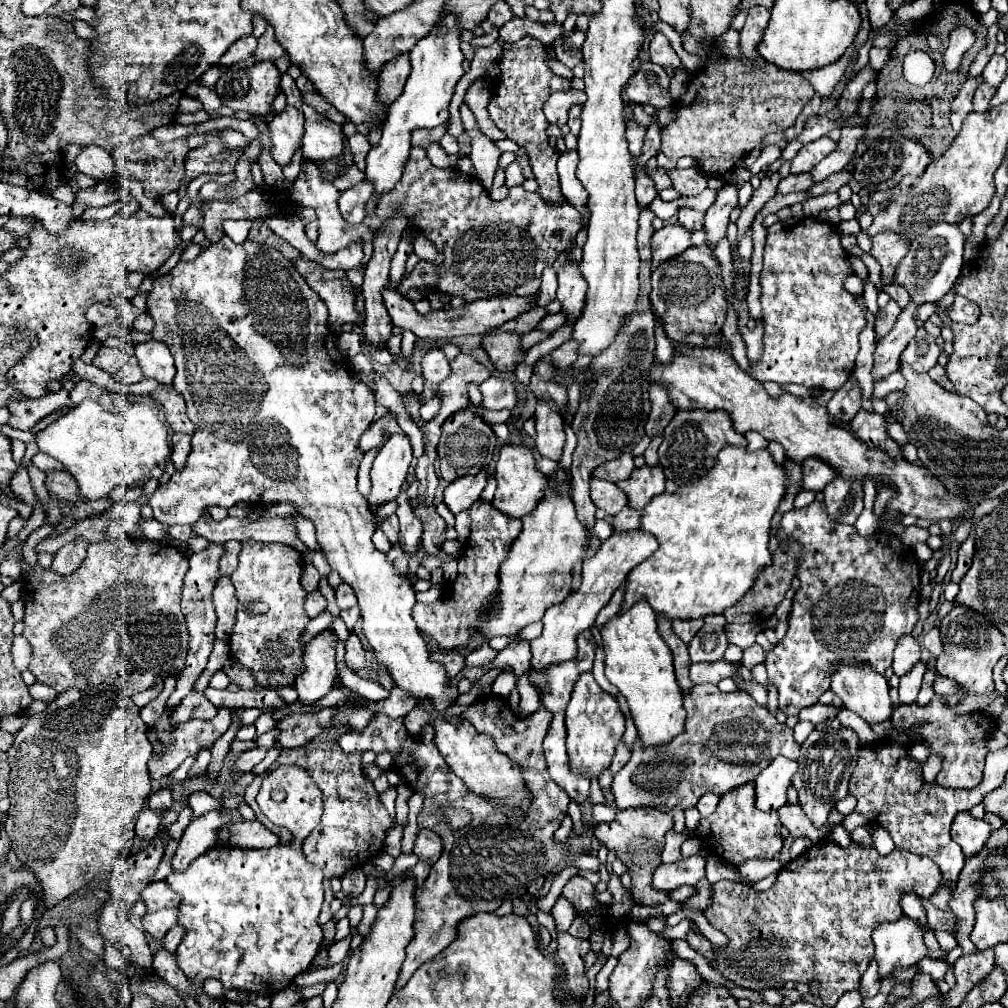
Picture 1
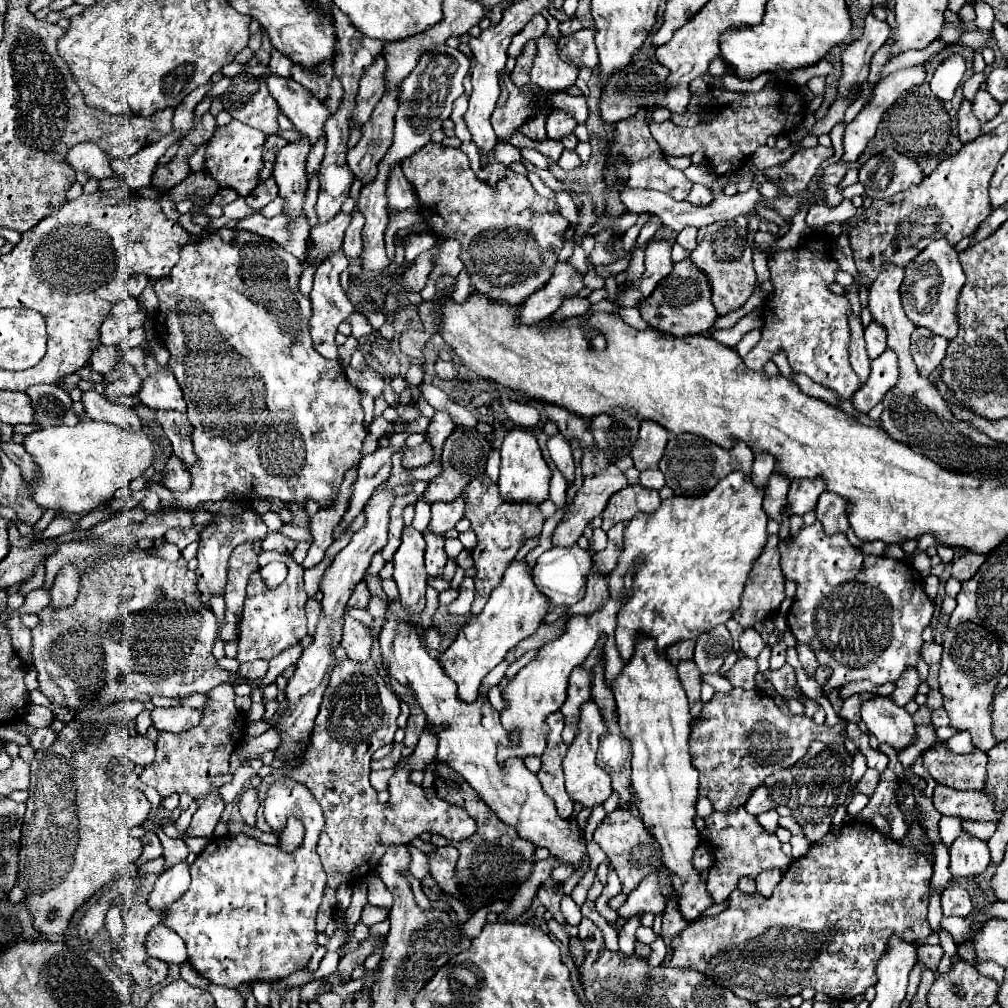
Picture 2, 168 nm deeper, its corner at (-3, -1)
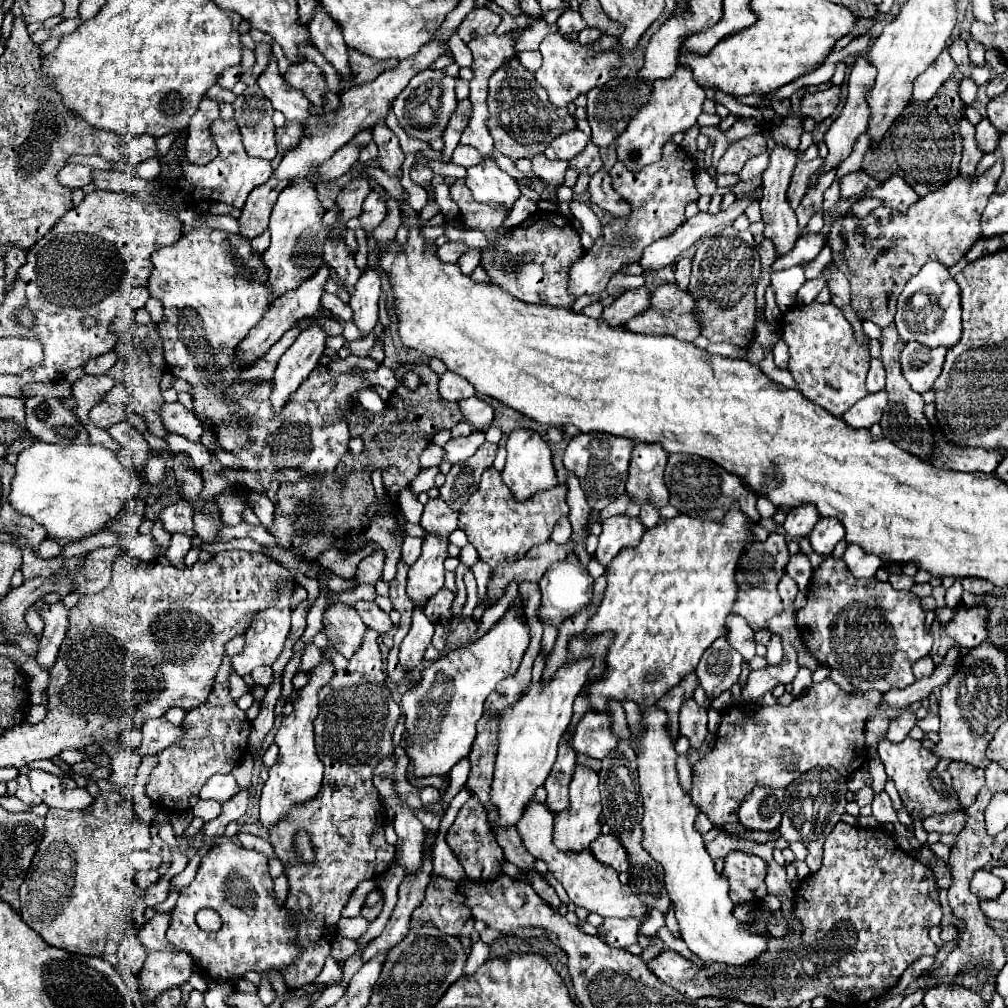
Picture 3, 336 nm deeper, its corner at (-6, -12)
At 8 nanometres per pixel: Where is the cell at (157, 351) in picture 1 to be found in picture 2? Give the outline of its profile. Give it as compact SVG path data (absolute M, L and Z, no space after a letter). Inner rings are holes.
M164 366L160 372L150 374L150 378L142 382L142 390L138 396L144 406L154 408L154 410L186 412L186 406L188 406L184 402L182 390L168 366Z

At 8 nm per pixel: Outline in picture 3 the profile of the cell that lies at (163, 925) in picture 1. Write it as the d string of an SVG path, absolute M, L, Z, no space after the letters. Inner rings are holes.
M149 951L147 961L139 973L139 985L147 999L153 1001L163 989L183 985L193 973L193 961L183 951Z

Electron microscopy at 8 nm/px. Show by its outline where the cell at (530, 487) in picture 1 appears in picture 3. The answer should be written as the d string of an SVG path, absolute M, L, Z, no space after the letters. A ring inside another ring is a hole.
M515 429L509 435L505 449L507 449L507 463L505 463L501 477L517 501L525 501L525 499L533 497L535 493L553 489L557 485L549 445L543 441L543 437L539 433L527 431L527 429Z

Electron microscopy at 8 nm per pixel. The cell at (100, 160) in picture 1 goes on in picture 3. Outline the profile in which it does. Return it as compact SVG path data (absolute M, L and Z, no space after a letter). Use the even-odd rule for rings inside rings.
M69 163L61 169L61 173L57 177L59 177L61 185L65 185L69 189L77 189L77 187L83 187L93 181L93 167Z

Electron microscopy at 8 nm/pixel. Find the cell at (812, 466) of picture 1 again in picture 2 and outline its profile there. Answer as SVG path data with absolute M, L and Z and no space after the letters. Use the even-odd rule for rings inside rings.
M792 480L788 492L788 514L804 516L814 510L820 494L826 490L822 480Z

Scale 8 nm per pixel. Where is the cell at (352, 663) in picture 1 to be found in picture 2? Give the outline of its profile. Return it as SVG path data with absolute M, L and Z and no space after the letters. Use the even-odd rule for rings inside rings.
M344 614L344 620L346 624L342 634L342 648L346 650L348 658L356 662L368 660L372 648L372 630L348 614Z

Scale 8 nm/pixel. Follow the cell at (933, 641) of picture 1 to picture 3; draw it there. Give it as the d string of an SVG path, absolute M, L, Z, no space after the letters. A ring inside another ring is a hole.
M927 655L927 657L923 657L923 659L919 659L919 661L915 661L915 665L913 665L913 673L915 673L915 677L917 677L917 679L929 677L933 671L935 671L935 663L931 661L931 657L929 657L929 655Z

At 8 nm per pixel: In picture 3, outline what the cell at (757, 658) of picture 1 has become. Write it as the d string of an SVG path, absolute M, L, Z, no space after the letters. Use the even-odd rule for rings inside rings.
M731 615L727 619L727 639L747 661L755 657L755 631L739 615Z

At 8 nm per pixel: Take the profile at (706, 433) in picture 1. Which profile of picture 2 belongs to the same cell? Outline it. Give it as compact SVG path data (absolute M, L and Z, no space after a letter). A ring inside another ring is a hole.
M680 434L668 440L664 458L660 462L660 472L666 478L666 486L670 486L676 496L702 496L708 490L712 490L716 482L728 476L732 470L744 470L744 474L748 474L750 480L752 462L754 462L754 454L752 450L748 450L744 442L736 442L732 454L730 450L724 450L696 434Z

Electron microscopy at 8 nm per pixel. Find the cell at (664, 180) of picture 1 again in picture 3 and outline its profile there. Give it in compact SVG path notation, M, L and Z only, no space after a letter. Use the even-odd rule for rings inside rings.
M665 143L663 155L657 163L651 163L639 171L629 171L619 159L611 169L613 189L633 205L635 213L627 219L615 219L603 227L601 237L597 243L577 259L569 269L569 293L573 297L581 295L599 295L605 291L609 279L615 271L619 271L627 263L635 263L641 259L641 253L653 241L673 233L685 221L685 207L699 199L693 177L695 177L695 163L685 153L683 147Z

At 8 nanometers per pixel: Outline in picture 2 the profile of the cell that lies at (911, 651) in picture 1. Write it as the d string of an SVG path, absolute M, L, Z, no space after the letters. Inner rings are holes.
M910 668L896 682L896 688L894 688L894 692L892 692L890 698L898 706L906 706L916 696L916 690L918 690L918 672L914 668Z

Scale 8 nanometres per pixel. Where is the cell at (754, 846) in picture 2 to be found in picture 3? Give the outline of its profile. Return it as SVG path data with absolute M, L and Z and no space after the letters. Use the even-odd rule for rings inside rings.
M731 851L725 857L723 877L729 881L729 897L733 903L755 903L767 895L765 887L767 861L743 851Z

